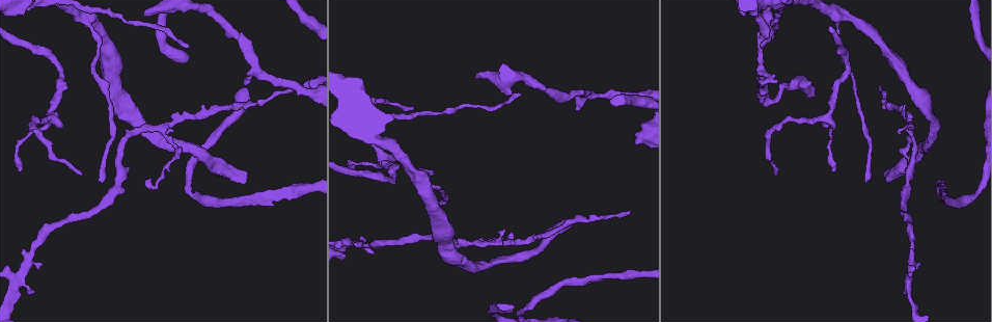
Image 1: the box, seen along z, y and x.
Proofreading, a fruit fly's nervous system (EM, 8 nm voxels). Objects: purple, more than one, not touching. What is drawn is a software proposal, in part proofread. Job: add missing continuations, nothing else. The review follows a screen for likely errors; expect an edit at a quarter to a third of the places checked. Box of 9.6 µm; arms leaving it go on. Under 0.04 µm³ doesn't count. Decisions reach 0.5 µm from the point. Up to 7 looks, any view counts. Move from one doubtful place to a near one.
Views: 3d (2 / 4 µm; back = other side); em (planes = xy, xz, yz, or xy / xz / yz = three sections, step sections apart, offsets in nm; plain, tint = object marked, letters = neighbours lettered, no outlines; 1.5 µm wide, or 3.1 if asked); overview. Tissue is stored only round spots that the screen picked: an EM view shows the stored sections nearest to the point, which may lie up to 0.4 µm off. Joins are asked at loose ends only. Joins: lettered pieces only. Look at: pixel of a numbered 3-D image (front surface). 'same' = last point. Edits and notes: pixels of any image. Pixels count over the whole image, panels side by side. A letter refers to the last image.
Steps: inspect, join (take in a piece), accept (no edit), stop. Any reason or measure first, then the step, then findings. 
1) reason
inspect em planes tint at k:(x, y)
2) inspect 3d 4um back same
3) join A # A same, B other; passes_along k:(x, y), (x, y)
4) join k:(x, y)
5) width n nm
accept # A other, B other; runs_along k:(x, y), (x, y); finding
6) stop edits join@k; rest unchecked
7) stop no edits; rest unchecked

branch stops here
inspect em xy step 8 tint at 1:(82, 174)

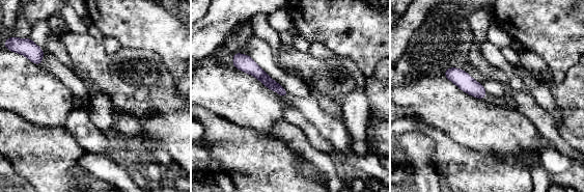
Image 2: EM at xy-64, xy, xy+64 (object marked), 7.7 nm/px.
inspect em planes tint same

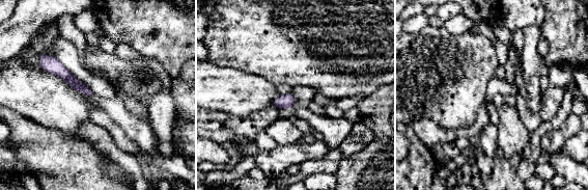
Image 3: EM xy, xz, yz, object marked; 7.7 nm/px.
what lies round it
inspect em planes letters same

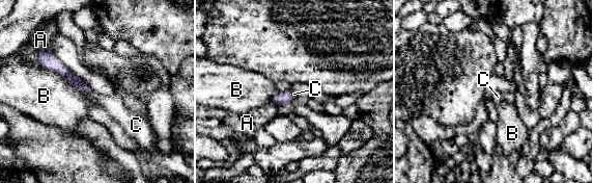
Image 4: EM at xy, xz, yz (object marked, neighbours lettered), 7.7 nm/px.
join C # A other, B other, C same; passes_along 4:(66, 74), (92, 93), (114, 105); it goes on there

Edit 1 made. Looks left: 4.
inspect overview

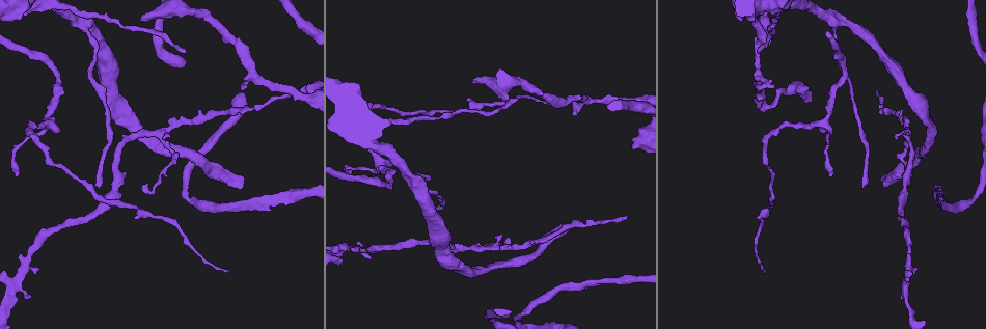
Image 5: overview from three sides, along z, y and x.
end of a long branch
inspect 3d 2um at 5:(880, 181)

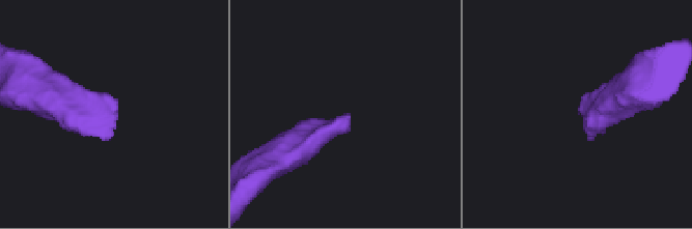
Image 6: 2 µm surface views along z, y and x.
need the tissue
inspect em planes letters at 6:(349, 115)

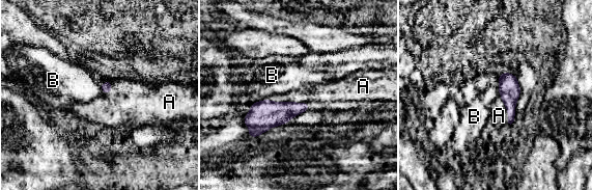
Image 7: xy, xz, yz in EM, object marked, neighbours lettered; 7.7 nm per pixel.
join A # A same, B other; passes_along 7:(264, 114), (288, 102), (316, 92); it goes on there

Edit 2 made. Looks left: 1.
stop edits join@4, join@7; rest unchecked

